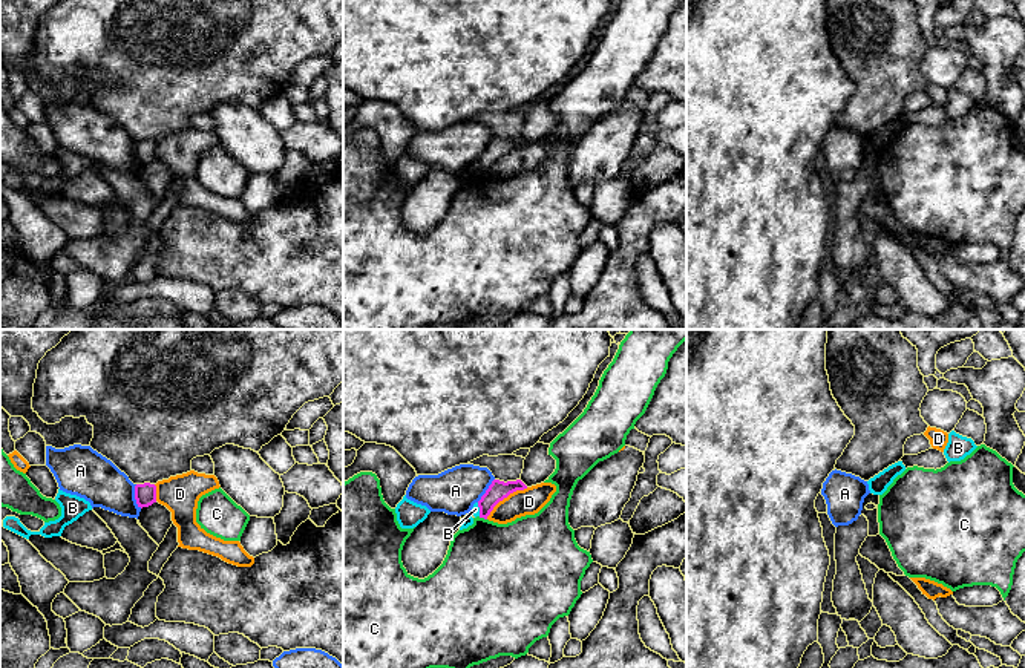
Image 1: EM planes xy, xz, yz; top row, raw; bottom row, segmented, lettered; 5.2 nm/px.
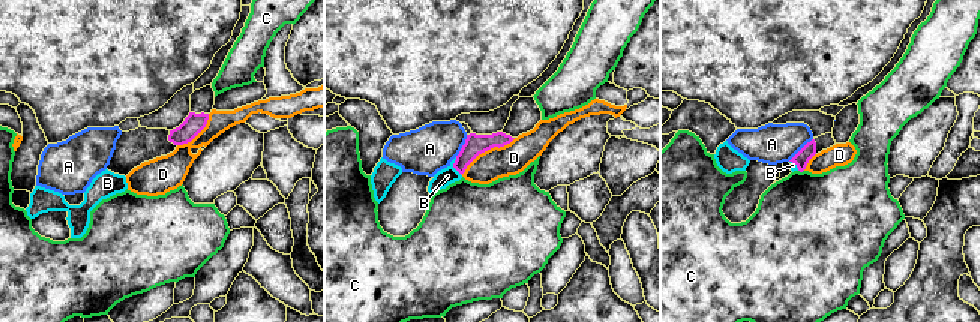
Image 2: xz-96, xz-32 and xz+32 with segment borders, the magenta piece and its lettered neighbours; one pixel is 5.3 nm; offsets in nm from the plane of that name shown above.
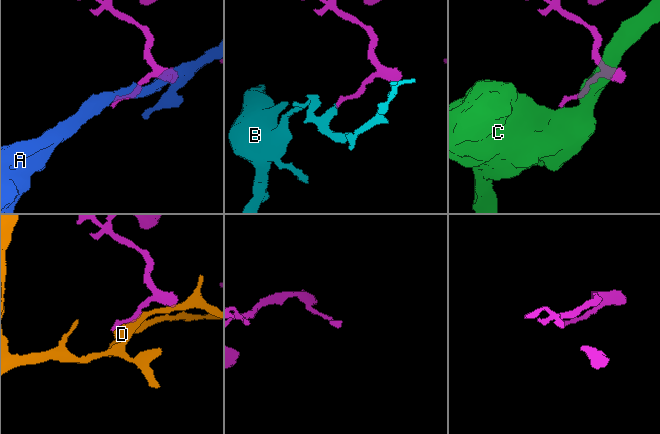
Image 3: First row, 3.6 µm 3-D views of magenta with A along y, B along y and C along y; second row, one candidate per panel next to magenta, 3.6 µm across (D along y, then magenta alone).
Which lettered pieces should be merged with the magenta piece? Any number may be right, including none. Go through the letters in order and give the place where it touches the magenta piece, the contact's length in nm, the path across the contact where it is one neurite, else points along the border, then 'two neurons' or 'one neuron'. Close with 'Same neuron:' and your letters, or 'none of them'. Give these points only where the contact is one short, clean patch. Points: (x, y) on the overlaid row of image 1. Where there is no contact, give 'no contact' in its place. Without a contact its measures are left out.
A: contact xy (135, 497); length 130 nm; two neurons
B: contact xz (480, 509); length 70 nm; border xz (477, 503), (480, 515); two neurons
C: contact xz (483, 517); length 50 nm; two neurons
D: contact xz (504, 497); length 280 nm; two neurons
Same neuron: none of them

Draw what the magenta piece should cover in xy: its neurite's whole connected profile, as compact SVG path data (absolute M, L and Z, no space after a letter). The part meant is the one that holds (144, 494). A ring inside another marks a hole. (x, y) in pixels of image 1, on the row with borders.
M150 483L135 486L135 499L138 507L149 507L156 503L156 486Z

